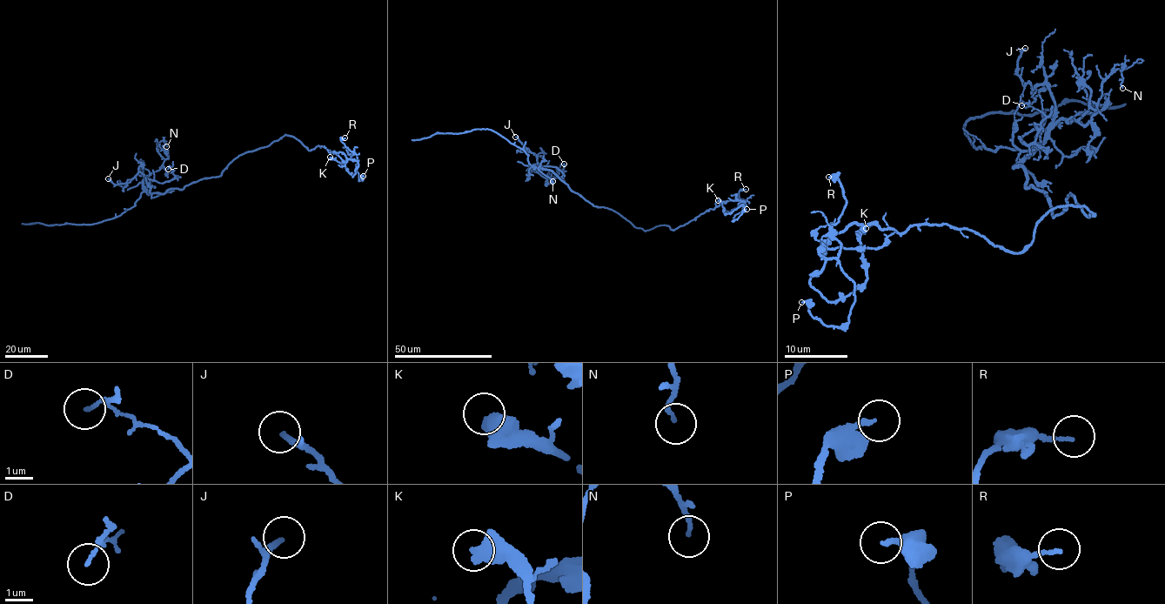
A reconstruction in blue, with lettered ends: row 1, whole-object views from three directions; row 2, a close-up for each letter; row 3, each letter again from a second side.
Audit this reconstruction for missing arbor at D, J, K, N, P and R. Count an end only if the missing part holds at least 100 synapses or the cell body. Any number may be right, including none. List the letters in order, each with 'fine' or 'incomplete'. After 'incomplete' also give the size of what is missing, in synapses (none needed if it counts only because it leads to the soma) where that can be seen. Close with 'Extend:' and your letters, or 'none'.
D: fine
J: fine
K: fine
N: fine
P: fine
R: fine
Extend: none

